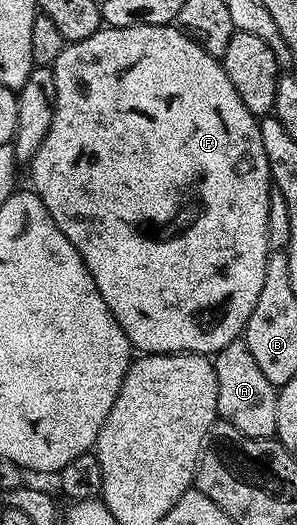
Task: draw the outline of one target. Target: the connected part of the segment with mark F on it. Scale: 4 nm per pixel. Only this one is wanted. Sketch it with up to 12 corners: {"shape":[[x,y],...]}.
{"shape":[[187,32],[51,65],[32,184],[140,354],[241,339],[260,120]]}

